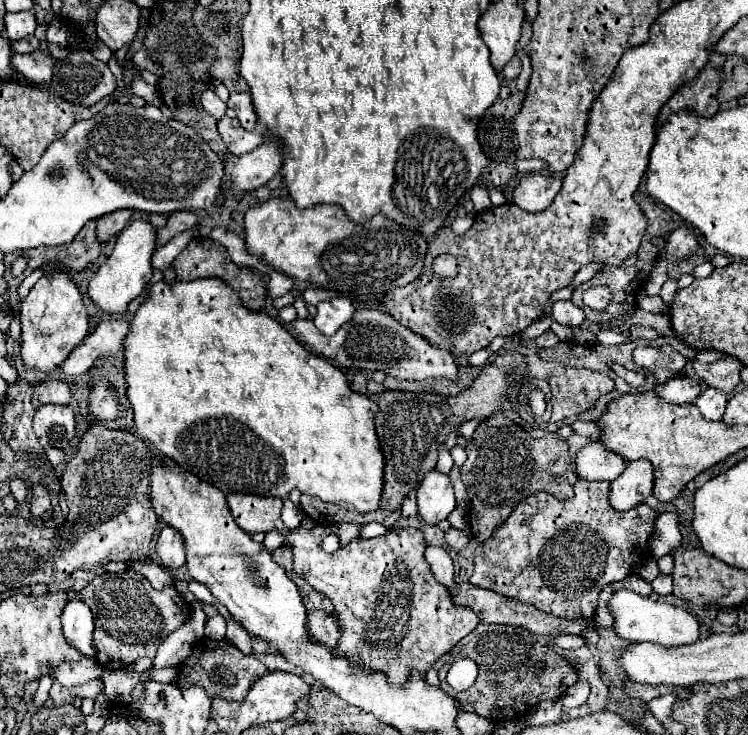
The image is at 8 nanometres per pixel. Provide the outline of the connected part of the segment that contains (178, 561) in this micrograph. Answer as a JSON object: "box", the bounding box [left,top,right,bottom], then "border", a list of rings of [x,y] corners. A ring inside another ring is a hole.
{"box":[156,526,186,570],"border":[[[170,526],[162,528],[160,538],[156,542],[156,554],[160,556],[160,560],[162,560],[162,564],[166,568],[170,568],[170,570],[180,568],[186,562],[186,558],[184,558],[184,542],[180,538],[180,532],[170,528]]]}

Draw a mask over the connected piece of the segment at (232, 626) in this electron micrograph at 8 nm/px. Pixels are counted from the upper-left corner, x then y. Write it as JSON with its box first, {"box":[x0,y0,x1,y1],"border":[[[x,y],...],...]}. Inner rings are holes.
{"box":[226,618,252,654],"border":[[[228,618],[226,640],[228,640],[232,646],[236,646],[240,652],[244,652],[244,654],[252,654],[252,640],[250,640],[248,632],[246,632],[238,622],[234,622],[232,618]]]}

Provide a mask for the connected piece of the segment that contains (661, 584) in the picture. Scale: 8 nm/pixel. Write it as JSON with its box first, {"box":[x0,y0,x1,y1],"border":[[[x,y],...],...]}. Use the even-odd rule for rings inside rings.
{"box":[650,574,672,596],"border":[[[658,574],[650,584],[652,584],[654,592],[660,596],[666,596],[672,592],[672,578],[668,574]]]}

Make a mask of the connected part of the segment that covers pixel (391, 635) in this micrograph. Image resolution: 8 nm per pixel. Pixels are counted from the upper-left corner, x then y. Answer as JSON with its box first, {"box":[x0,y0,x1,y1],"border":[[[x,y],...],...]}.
{"box":[228,494,478,686],"border":[[[228,494],[228,506],[232,510],[232,516],[236,524],[246,530],[248,534],[254,532],[268,532],[272,528],[284,532],[286,544],[294,550],[294,572],[304,578],[310,586],[314,586],[320,594],[332,600],[336,608],[338,628],[342,632],[338,644],[334,646],[334,652],[338,656],[344,656],[352,668],[358,670],[370,670],[370,672],[382,672],[390,684],[404,686],[408,682],[408,674],[412,670],[420,672],[422,678],[426,678],[426,672],[432,668],[432,664],[442,658],[446,652],[450,652],[466,634],[470,634],[478,626],[478,616],[468,610],[466,606],[454,606],[452,598],[448,596],[448,588],[440,584],[426,558],[424,558],[424,536],[418,528],[402,526],[390,530],[386,536],[380,538],[358,538],[350,544],[342,546],[338,552],[328,554],[320,548],[320,542],[324,536],[331,533],[328,526],[317,525],[314,530],[288,530],[280,518],[282,500],[272,496],[256,496],[256,494]]]}

